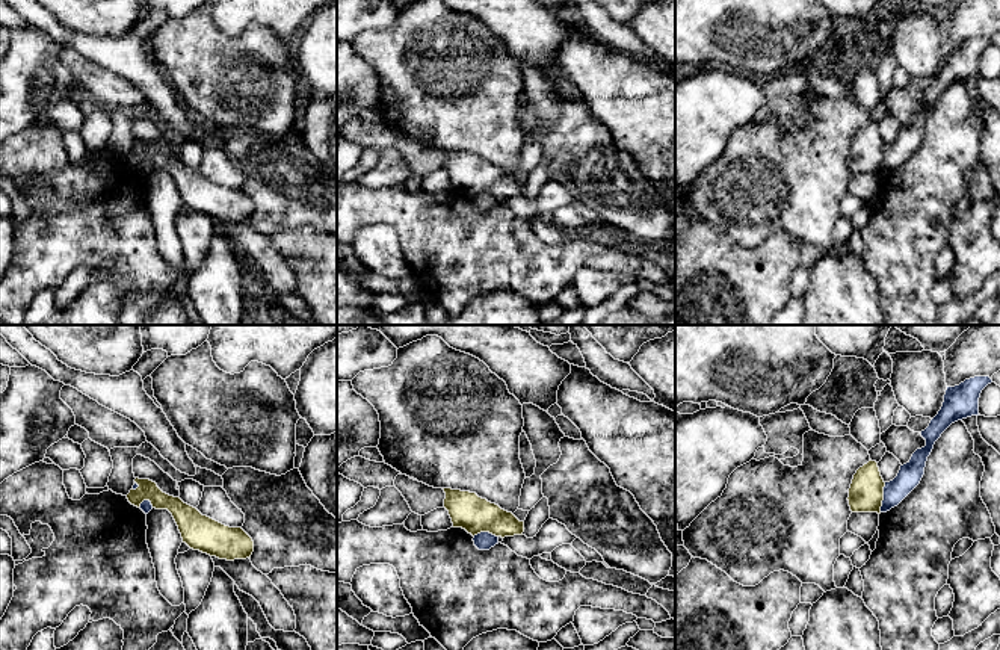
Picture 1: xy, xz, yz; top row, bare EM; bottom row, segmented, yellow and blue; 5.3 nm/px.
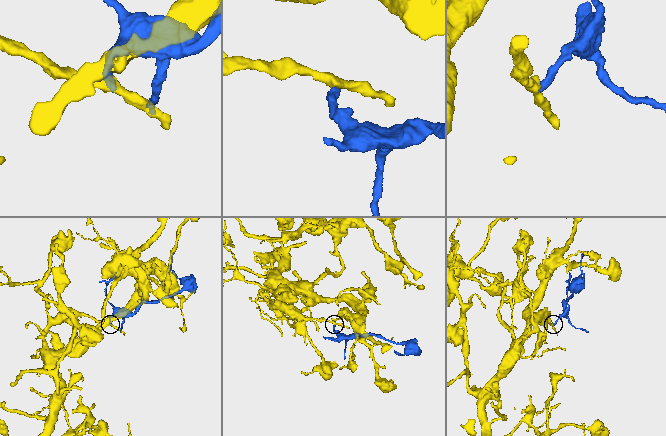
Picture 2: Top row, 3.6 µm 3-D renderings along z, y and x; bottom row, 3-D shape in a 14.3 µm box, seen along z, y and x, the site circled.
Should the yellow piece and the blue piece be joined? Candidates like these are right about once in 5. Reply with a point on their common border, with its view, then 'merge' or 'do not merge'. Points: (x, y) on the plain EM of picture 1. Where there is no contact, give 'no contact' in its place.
meets yellow in yz at (882, 159); do not merge

